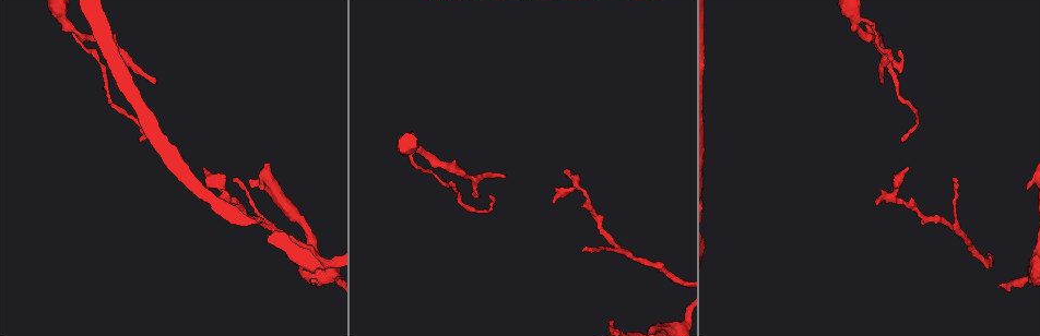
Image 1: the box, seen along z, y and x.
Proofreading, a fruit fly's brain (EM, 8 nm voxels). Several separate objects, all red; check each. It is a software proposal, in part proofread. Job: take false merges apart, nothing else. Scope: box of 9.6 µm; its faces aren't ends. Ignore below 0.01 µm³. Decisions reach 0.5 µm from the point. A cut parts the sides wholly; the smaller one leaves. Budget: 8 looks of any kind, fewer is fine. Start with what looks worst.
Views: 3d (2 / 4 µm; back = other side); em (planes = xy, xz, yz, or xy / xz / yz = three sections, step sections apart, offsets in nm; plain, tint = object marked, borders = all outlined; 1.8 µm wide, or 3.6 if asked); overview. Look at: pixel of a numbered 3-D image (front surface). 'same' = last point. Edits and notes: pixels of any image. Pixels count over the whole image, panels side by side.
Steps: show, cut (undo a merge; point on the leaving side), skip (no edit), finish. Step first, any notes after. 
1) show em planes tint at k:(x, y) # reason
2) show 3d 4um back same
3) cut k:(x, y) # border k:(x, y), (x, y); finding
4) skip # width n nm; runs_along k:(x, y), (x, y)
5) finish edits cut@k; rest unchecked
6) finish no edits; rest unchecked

show em planes plain at 1:(612, 240) # side arm on a straight run

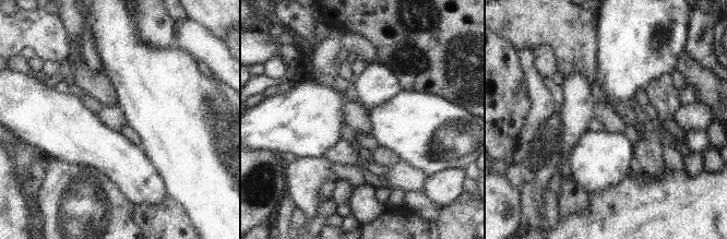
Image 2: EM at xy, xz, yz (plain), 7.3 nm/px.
show em planes borders same # see the neighbours

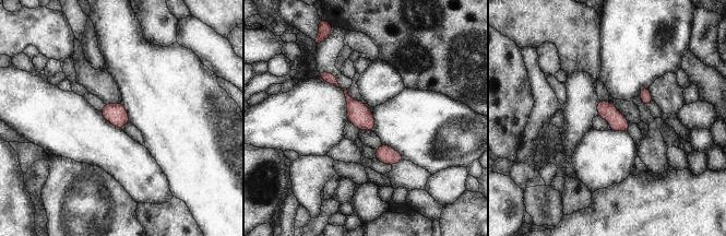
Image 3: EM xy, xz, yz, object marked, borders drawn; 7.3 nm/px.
skip # runs_along 3:(321, 74), (346, 93), (371, 127); one neuron here

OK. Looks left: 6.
show em yz step 16 plain at 1:(126, 58) # sharp bend

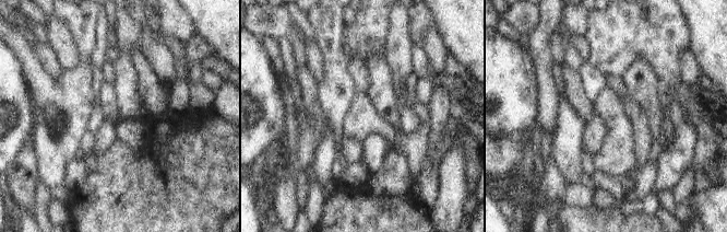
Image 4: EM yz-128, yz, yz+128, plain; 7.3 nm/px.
show em yz step 16 tint same # with the object marked

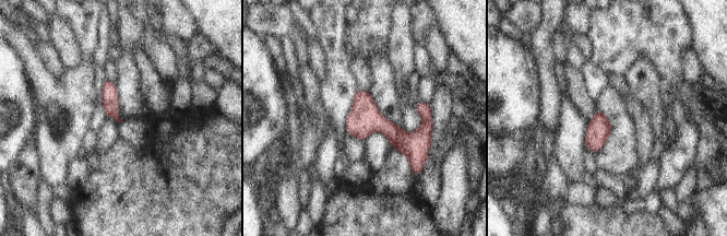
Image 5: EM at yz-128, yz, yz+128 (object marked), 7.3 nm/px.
skip # runs_along 5:(348, 124), (381, 124), (400, 138), (429, 128); continuous, no second neuron

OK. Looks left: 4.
show 3d 4um at 1:(226, 197) # abrupt turn

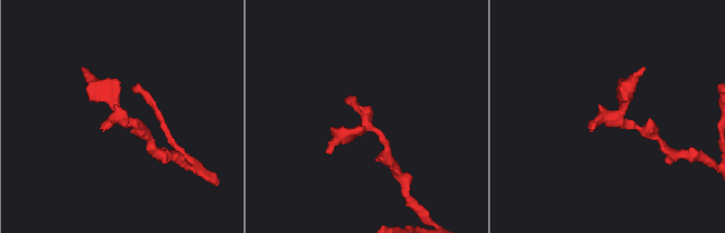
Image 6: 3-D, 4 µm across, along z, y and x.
show em planes tint at 6:(119, 115) # now the EM

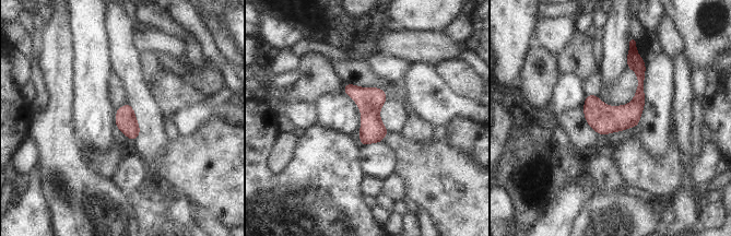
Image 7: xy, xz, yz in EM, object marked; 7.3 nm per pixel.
skip # all the same neuron

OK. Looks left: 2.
show 3d 2um at 1:(855, 17) # thick turns thin

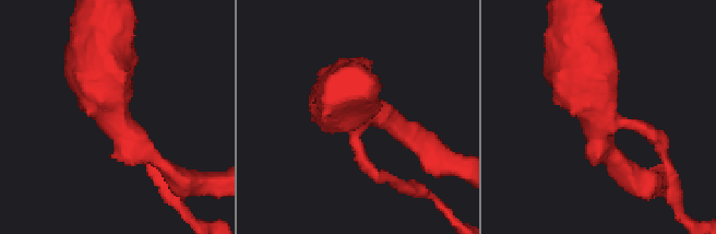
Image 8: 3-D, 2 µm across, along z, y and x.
show em planes tint at 8:(109, 116)

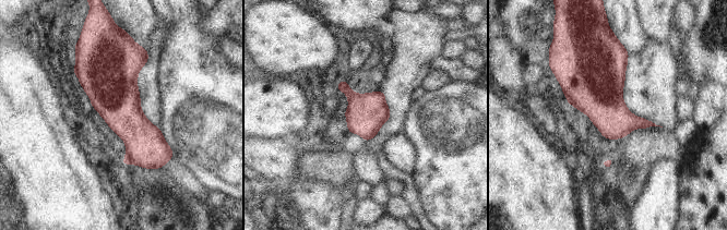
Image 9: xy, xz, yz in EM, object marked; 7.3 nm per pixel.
skip # continuous, no second neuron

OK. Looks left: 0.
finish no edits; rest unchecked

